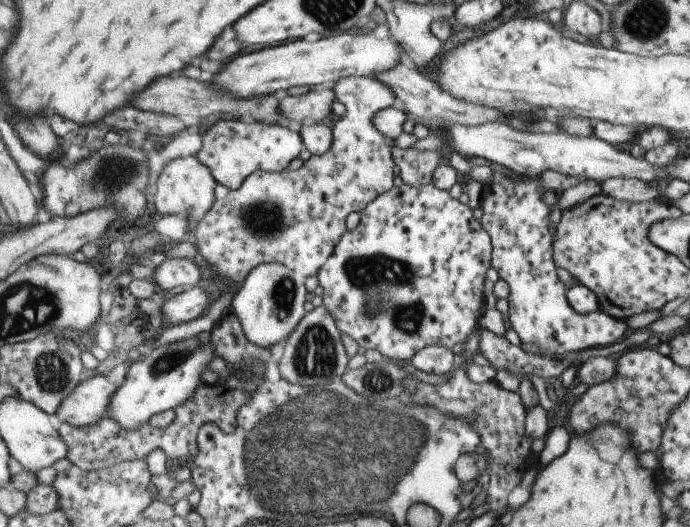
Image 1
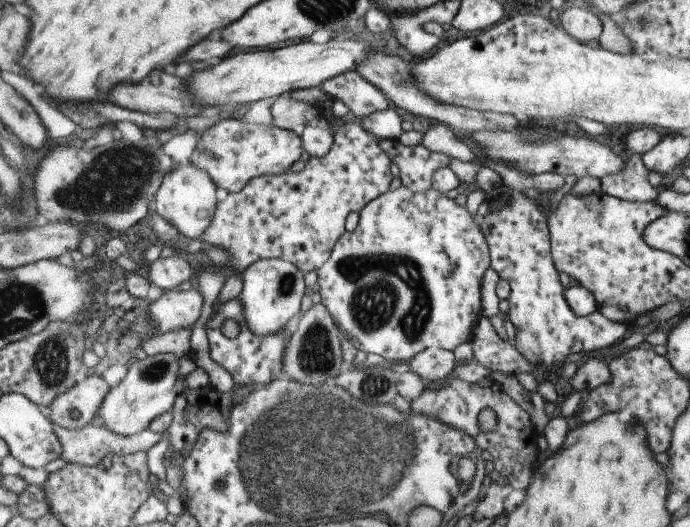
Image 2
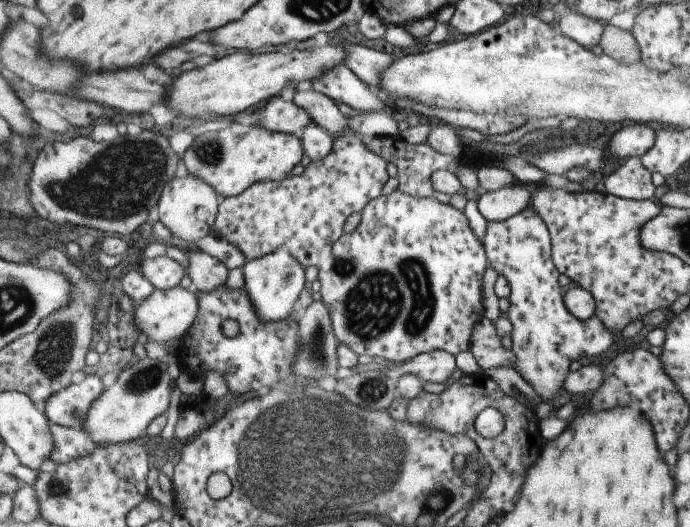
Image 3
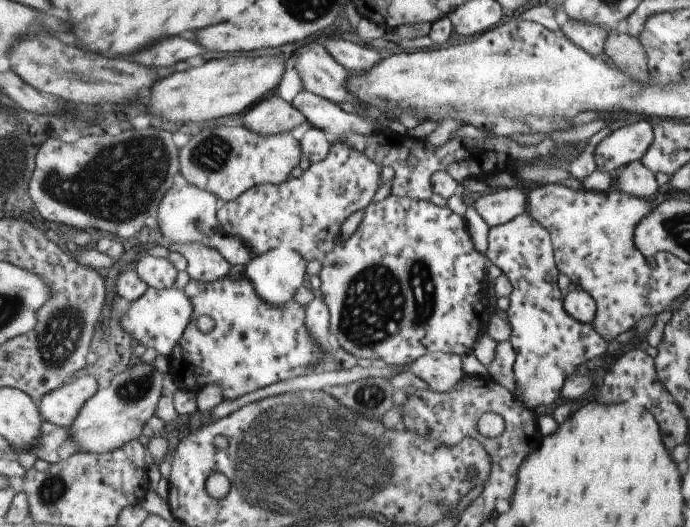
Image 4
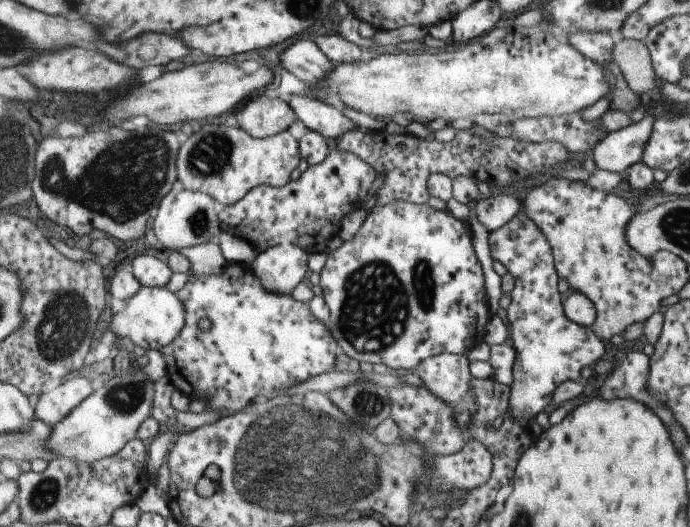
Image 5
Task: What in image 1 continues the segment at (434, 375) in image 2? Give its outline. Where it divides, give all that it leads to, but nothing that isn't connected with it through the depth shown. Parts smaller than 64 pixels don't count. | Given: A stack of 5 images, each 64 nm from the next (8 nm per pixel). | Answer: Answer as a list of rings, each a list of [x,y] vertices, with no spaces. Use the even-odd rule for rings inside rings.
[[[429,345],[420,348],[407,362],[419,372],[441,375],[452,370],[453,355],[448,348]]]

